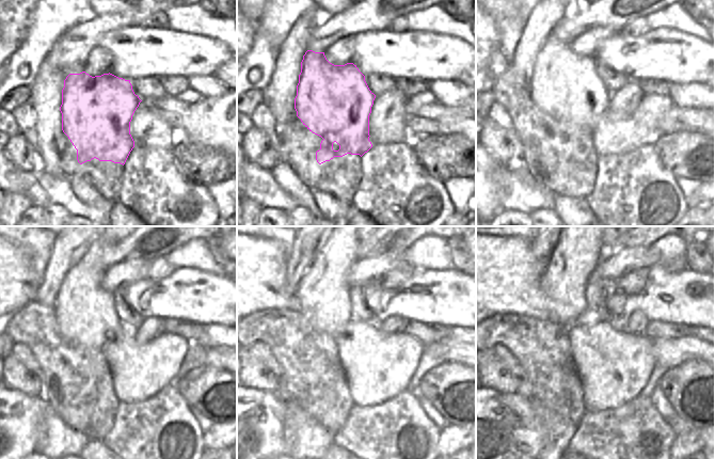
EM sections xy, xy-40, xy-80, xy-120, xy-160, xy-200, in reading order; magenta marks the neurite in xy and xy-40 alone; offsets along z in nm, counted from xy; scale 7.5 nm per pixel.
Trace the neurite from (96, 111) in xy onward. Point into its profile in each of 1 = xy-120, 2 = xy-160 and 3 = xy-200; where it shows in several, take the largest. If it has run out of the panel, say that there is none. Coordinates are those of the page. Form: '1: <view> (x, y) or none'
1: xy-120 (86, 316)
2: xy-160 (322, 293)
3: xy-200 (578, 250)

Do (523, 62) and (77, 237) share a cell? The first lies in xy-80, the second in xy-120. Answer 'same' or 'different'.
same

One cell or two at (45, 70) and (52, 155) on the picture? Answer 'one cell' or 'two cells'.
one cell

